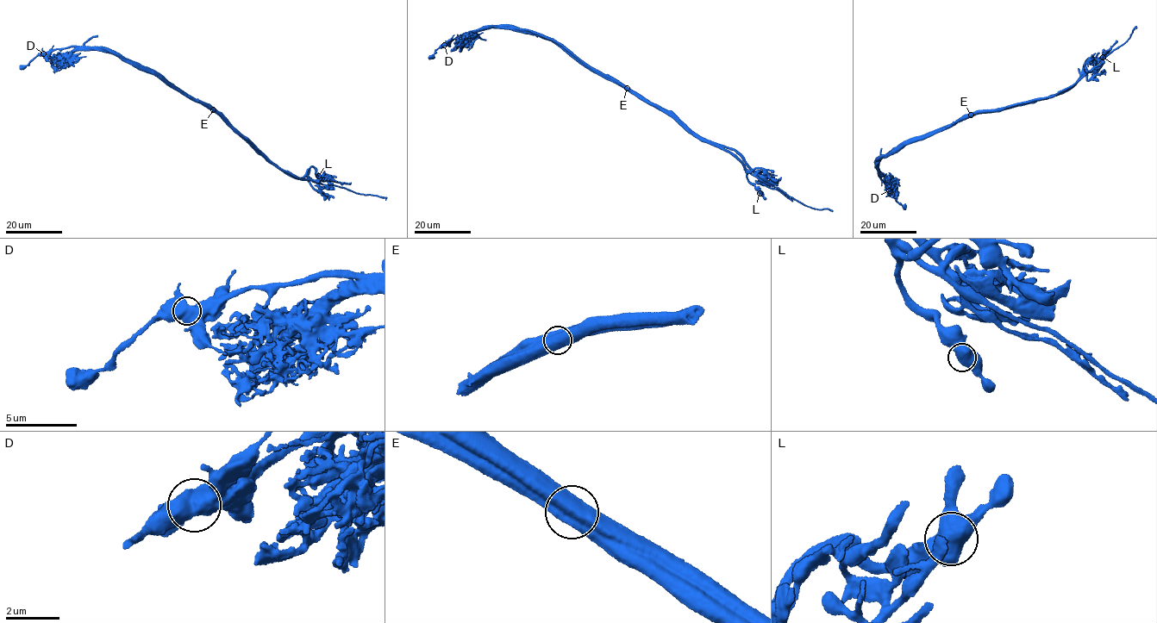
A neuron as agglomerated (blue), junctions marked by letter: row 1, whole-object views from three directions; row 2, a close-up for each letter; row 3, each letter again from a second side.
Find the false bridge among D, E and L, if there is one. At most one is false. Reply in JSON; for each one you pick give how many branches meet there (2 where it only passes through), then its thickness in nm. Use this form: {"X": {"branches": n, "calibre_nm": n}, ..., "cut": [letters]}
{"E": {"branches": 2, "calibre_nm": 800}, "cut": ["E"]}

